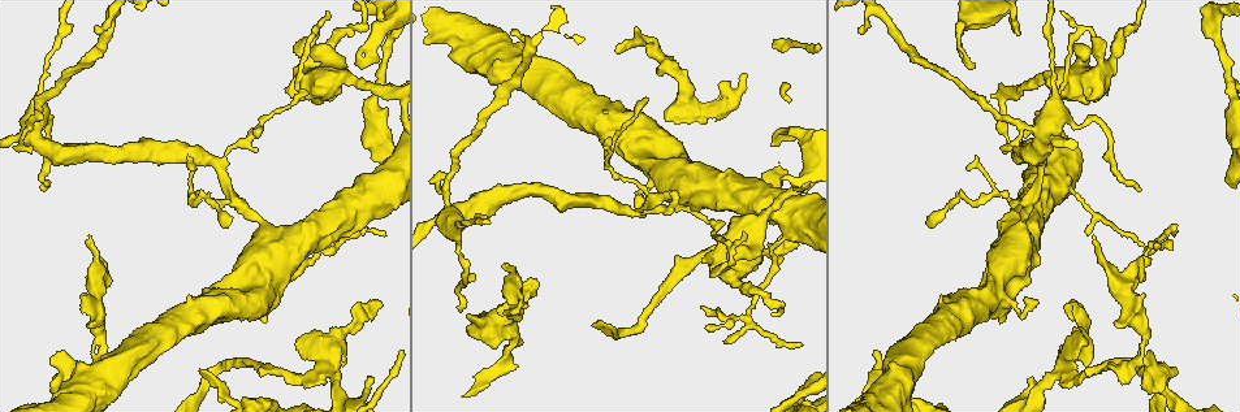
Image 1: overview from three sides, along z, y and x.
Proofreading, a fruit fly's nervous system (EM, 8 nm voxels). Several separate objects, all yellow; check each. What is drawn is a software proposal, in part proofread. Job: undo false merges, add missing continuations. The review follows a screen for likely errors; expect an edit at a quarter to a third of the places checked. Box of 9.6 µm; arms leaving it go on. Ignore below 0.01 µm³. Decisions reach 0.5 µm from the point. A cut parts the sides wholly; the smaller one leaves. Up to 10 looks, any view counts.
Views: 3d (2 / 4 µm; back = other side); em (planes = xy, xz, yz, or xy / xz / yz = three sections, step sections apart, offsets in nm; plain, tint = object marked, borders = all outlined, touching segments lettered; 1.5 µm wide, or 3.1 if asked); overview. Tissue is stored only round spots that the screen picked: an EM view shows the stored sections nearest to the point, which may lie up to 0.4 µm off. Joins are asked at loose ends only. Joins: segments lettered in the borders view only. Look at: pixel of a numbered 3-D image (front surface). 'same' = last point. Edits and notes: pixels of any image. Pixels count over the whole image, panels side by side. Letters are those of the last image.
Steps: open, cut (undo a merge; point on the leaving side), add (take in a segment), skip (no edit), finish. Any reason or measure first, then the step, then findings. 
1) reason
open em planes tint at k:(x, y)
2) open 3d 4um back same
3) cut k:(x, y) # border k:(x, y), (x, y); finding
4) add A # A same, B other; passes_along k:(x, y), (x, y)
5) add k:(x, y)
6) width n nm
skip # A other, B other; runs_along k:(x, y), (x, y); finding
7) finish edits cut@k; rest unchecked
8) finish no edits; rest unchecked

abrupt turn
open em xy step 8 tint at 1:(749, 320)

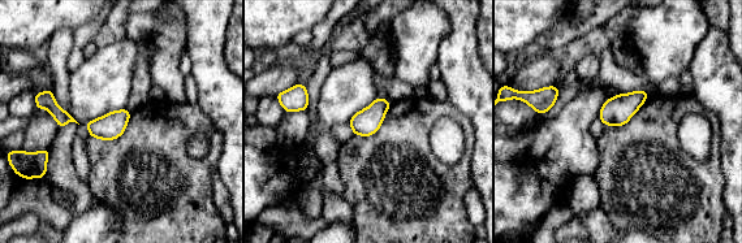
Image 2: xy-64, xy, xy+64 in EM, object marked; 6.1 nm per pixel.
open em planes tint same

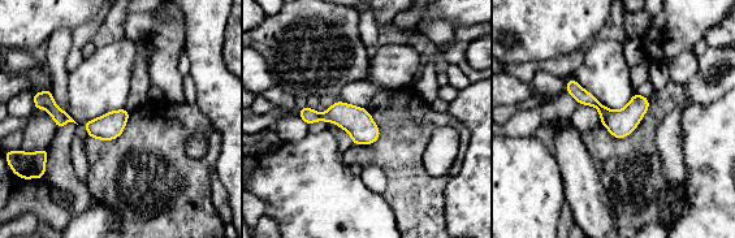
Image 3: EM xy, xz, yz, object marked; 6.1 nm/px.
open em planes borders same

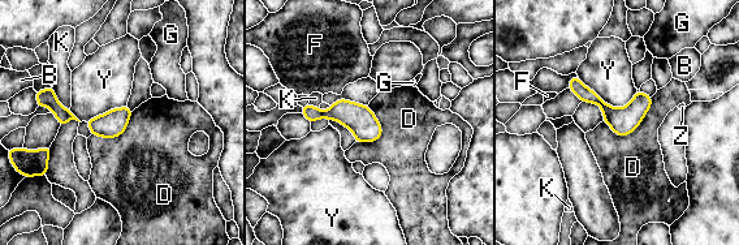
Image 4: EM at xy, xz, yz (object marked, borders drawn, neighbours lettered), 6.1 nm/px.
longest_contact Y 380 nm
skip # B other, D other, F other, G other, K other, Y other, Z other; border 4:(652, 97), (631, 132), (604, 121); one cell here

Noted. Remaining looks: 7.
end of a long branch
open 3d 2um at 1:(880, 370)

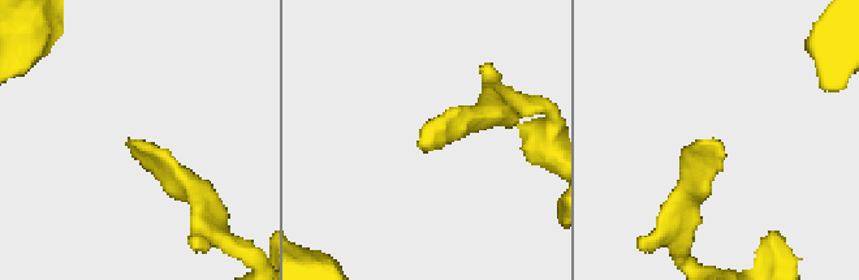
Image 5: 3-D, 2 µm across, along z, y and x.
open em xy step 8 tint at 5:(418, 146)

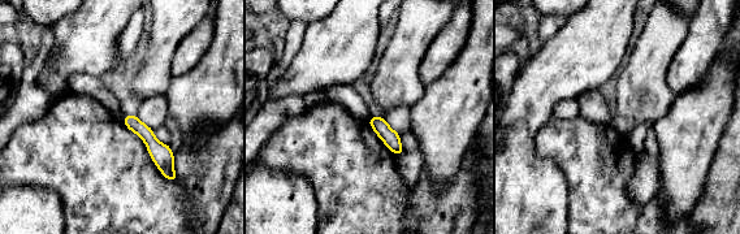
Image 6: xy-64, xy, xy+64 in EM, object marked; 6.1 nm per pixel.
cut it another way
open em planes borders same

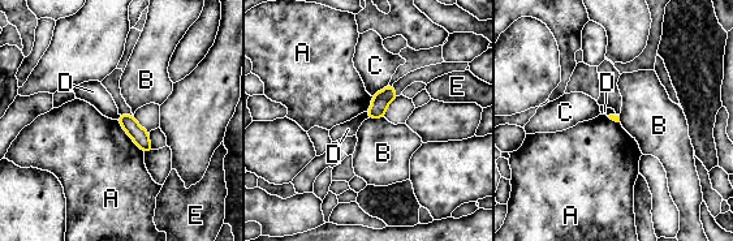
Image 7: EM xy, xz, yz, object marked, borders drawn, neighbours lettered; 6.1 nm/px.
skip # A other, B other, C other, D other, E other; no lettered segment goes on from it

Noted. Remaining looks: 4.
thin end
open em xz step 8 plain at 1:(609, 136)

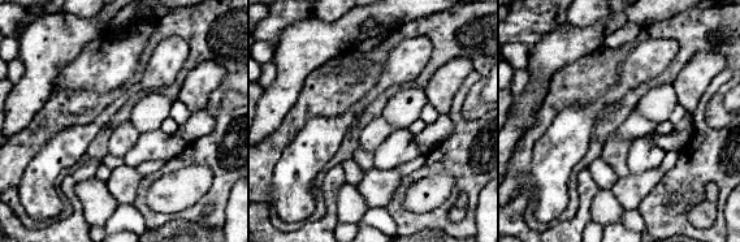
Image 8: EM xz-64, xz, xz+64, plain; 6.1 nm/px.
what lies round it
open em xz step 8 borders same

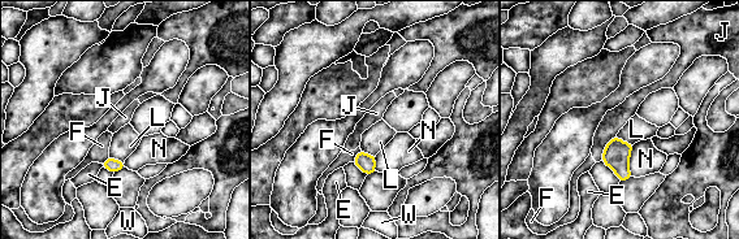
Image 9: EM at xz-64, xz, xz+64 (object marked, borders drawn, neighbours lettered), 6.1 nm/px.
skip # E other, F other, J other, L other, N other, W other; border 9:(616, 134), (606, 144), (600, 160); none of them fits

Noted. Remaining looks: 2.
open 3d 4um at 1:(228, 217)

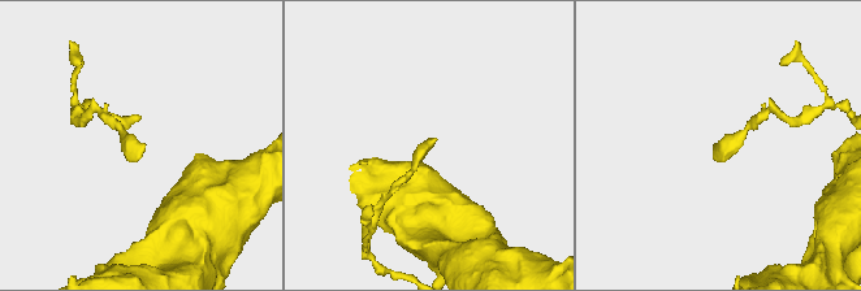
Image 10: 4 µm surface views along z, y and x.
open em planes borders at 10:(141, 147)

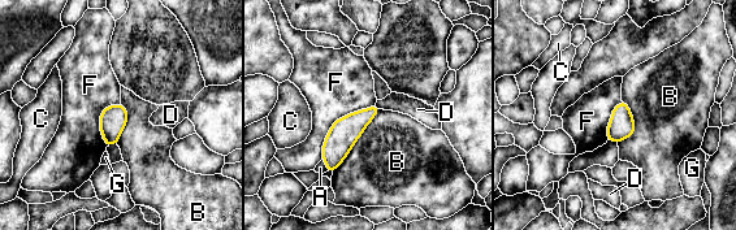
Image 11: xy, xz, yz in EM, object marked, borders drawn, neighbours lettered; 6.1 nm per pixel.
longest_contact B 480 nm
skip # A other, B other, C other, D other, F other, G other; border 11:(380, 109), (347, 156), (333, 172); no lettered segment goes on from it

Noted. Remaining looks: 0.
finish no edits; rest unchecked

